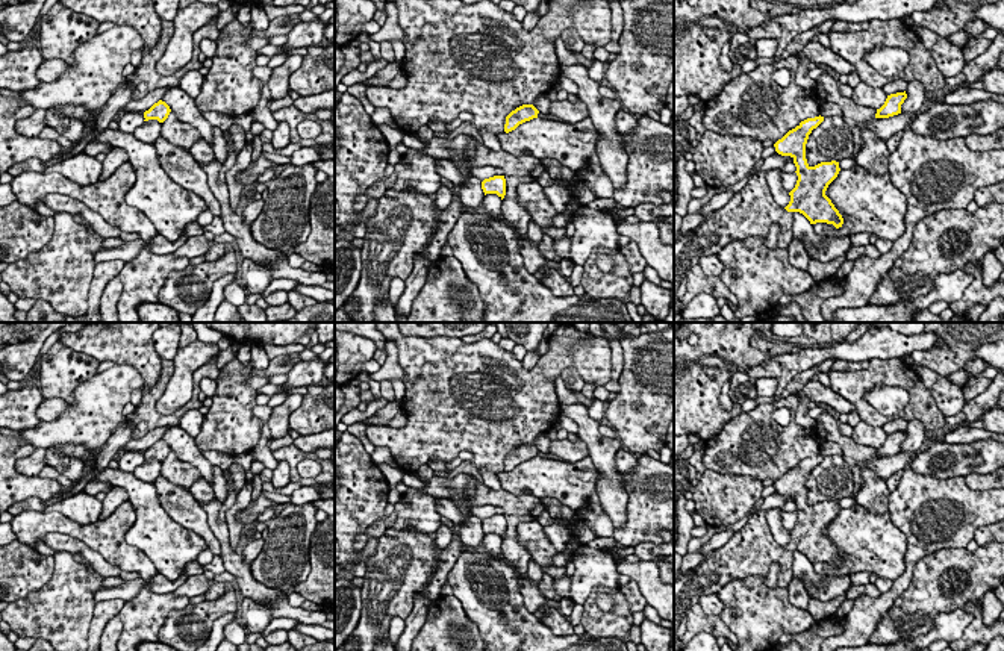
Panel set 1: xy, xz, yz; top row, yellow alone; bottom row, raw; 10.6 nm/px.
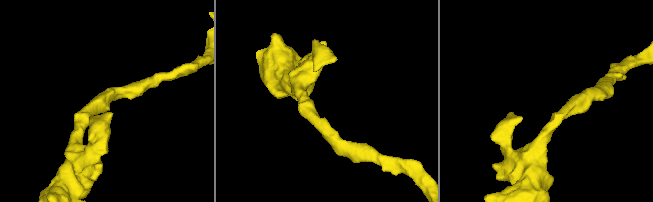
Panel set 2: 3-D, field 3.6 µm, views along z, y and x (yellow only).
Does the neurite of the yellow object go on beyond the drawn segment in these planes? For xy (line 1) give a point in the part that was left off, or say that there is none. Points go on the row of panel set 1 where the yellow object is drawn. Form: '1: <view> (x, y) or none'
1: none

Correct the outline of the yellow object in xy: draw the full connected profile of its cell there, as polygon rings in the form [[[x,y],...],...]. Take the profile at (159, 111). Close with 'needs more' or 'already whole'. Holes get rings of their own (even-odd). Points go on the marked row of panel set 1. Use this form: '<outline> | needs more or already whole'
[[[159,100],[144,112],[144,121],[157,120],[159,123],[164,123],[168,118],[170,112],[170,106],[165,101]]] | already whole

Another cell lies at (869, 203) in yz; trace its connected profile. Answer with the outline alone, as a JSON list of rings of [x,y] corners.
[[[860,165],[840,170],[825,195],[842,215],[843,224],[836,229],[833,224],[816,223],[816,233],[851,236],[866,232],[893,242],[906,230],[907,198],[892,183],[889,173],[875,176]]]

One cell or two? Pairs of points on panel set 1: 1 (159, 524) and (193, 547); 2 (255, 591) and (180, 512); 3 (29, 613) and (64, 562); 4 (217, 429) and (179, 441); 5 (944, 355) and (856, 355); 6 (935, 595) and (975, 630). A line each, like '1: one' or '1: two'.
1: one
2: two
3: one
4: two
5: two
6: two

